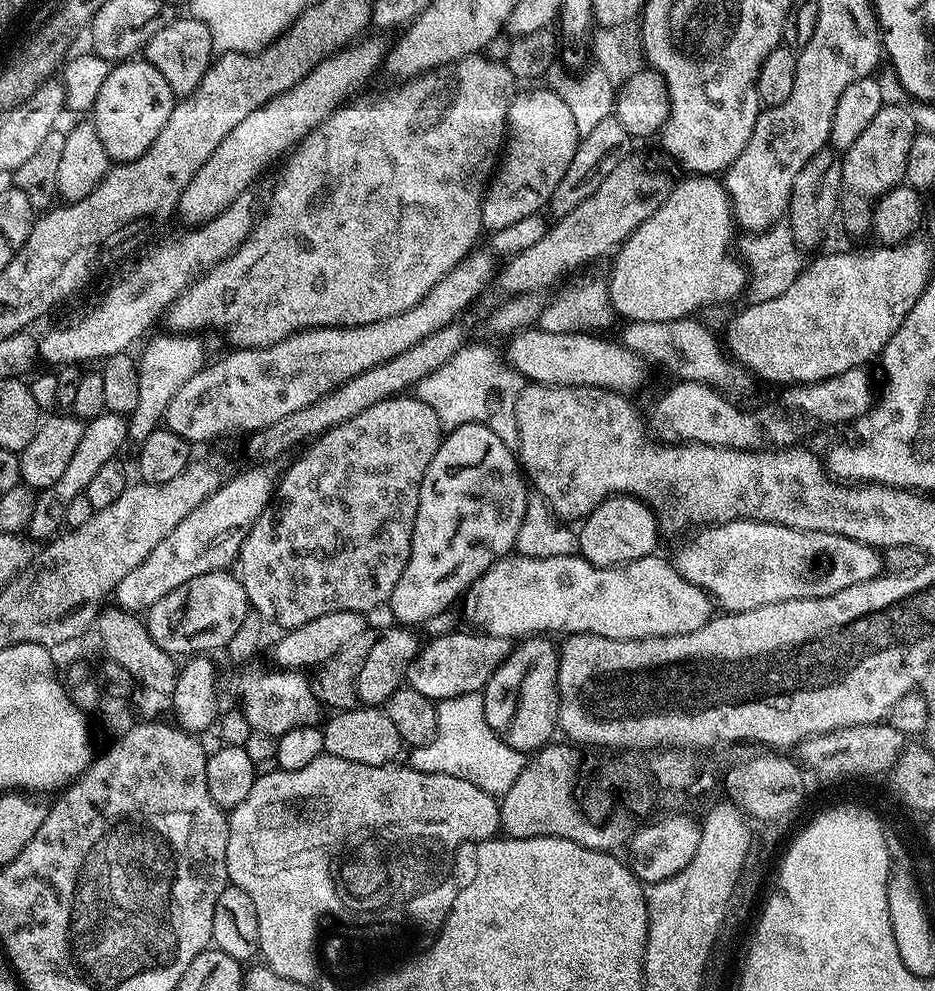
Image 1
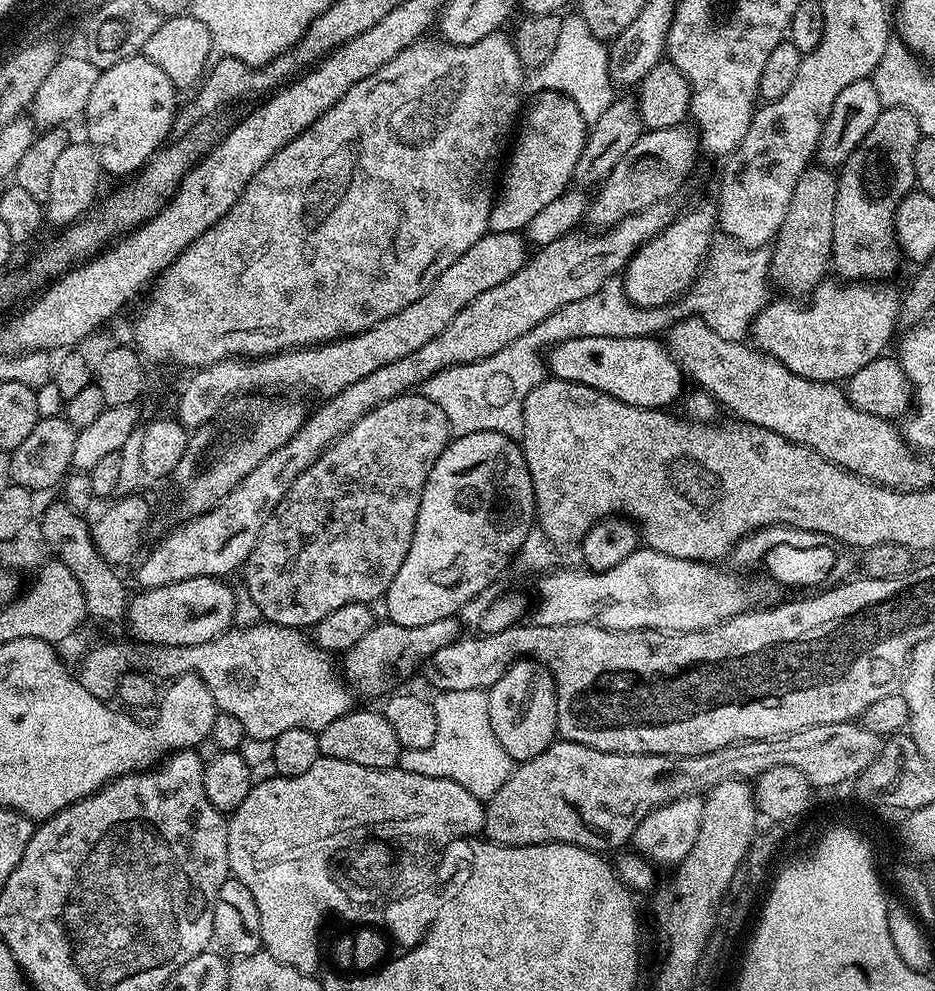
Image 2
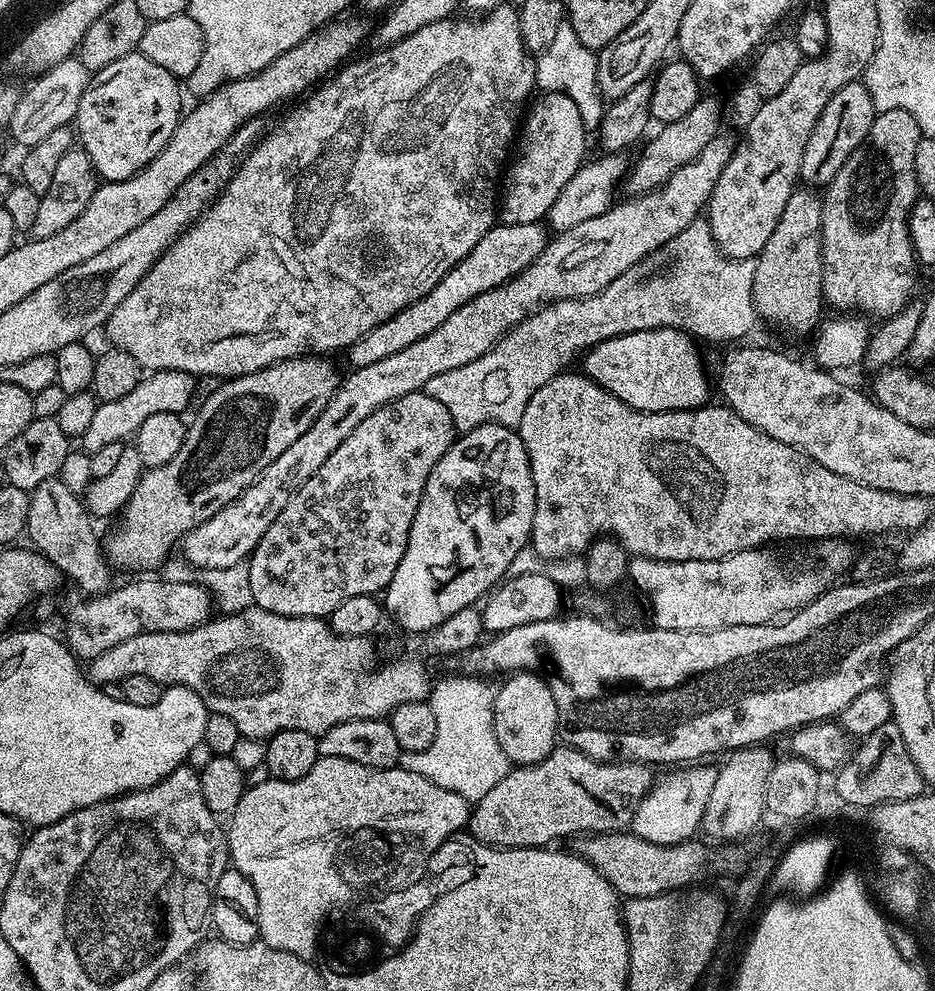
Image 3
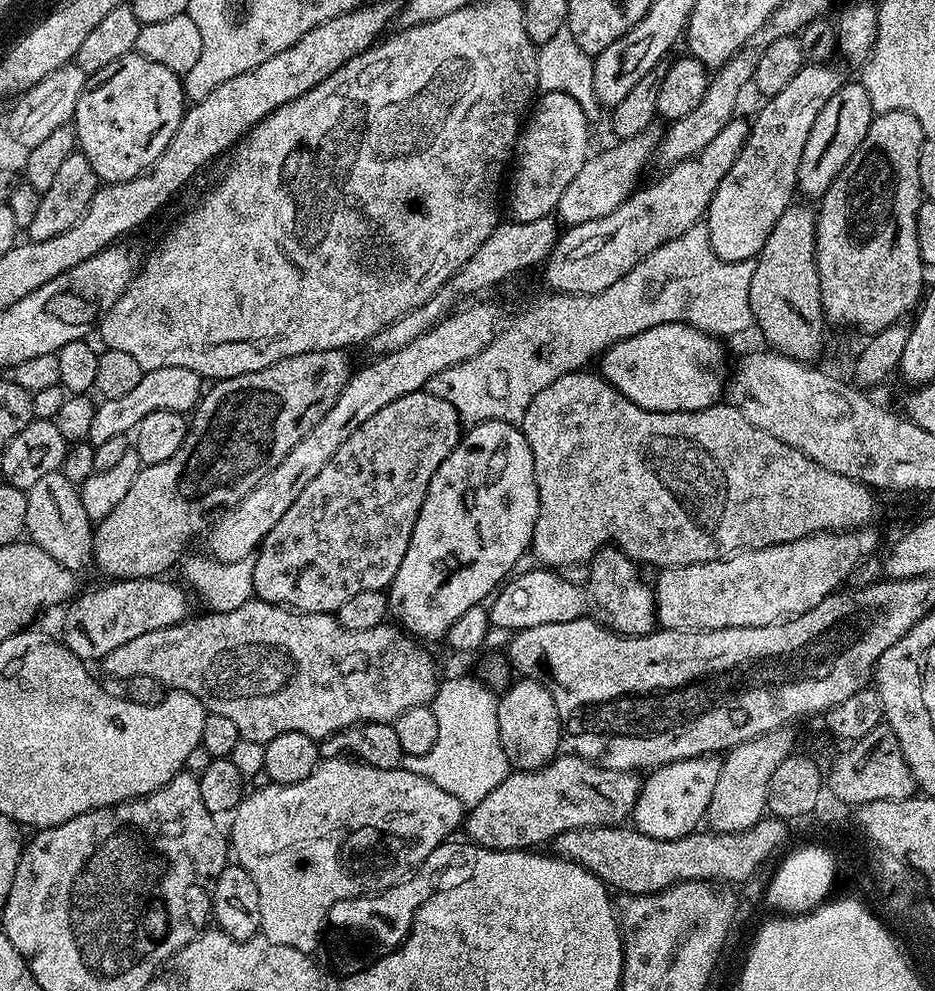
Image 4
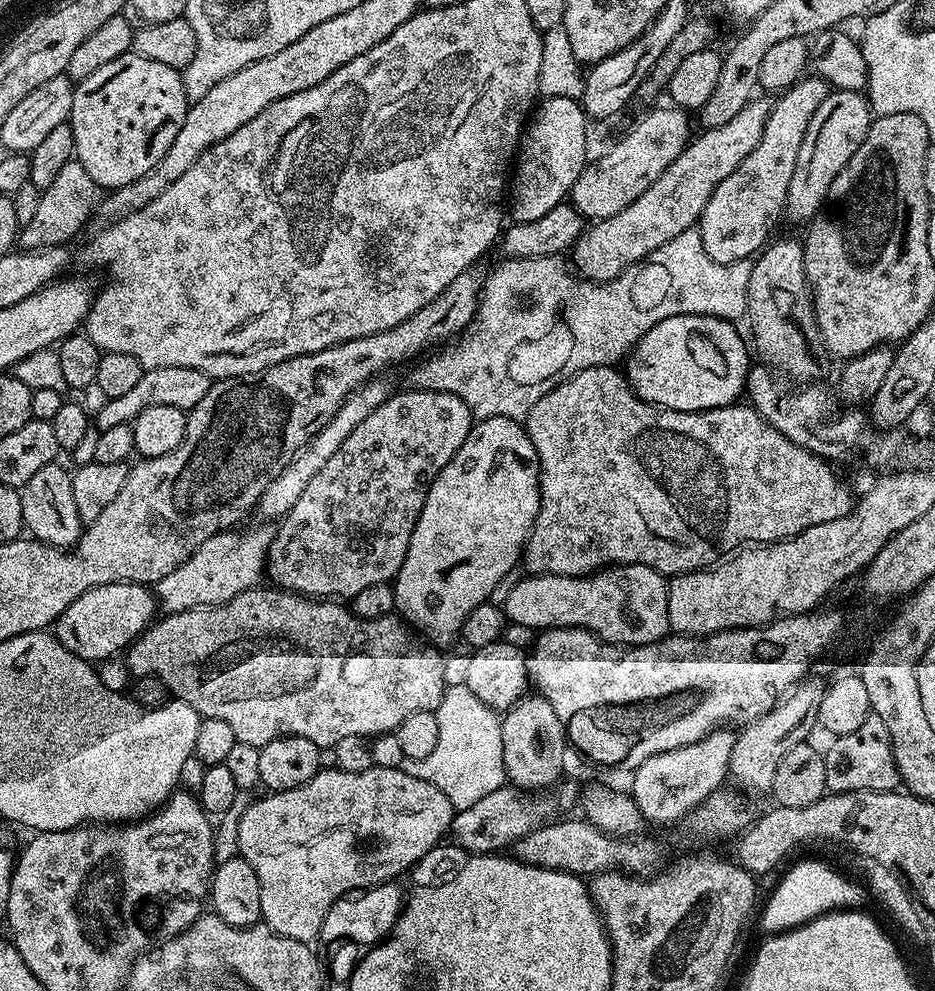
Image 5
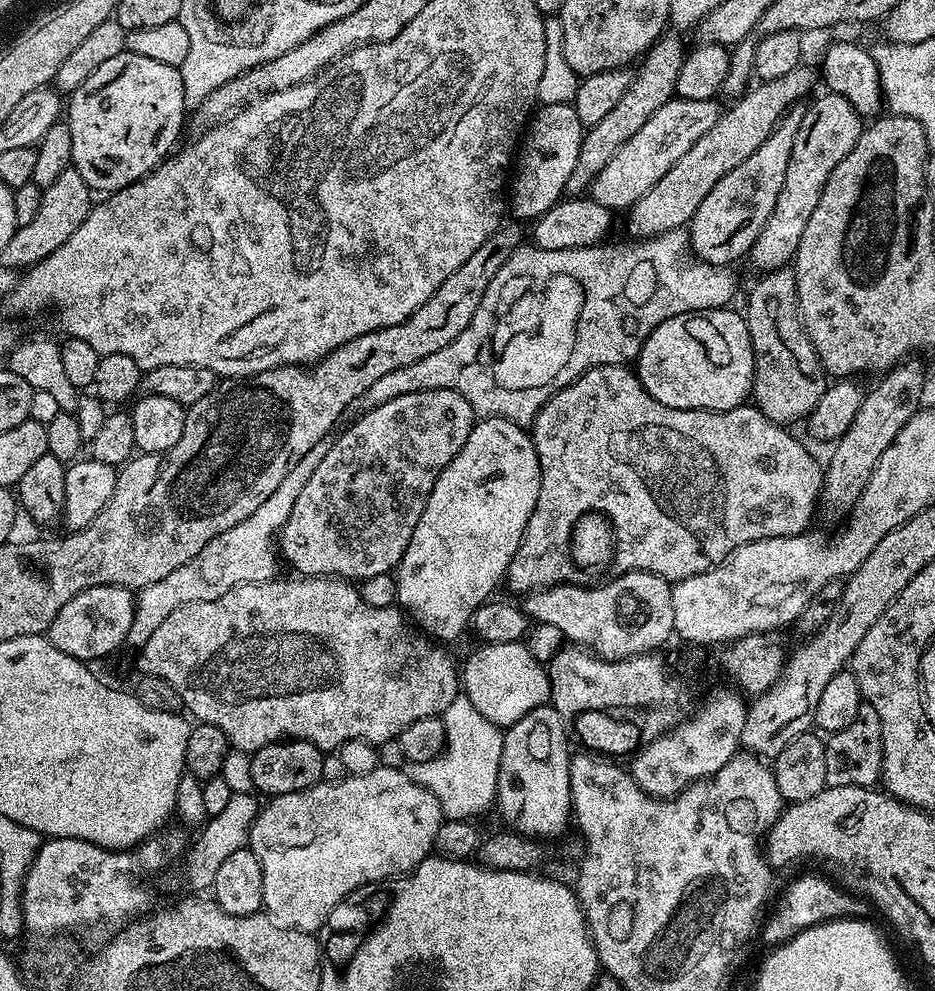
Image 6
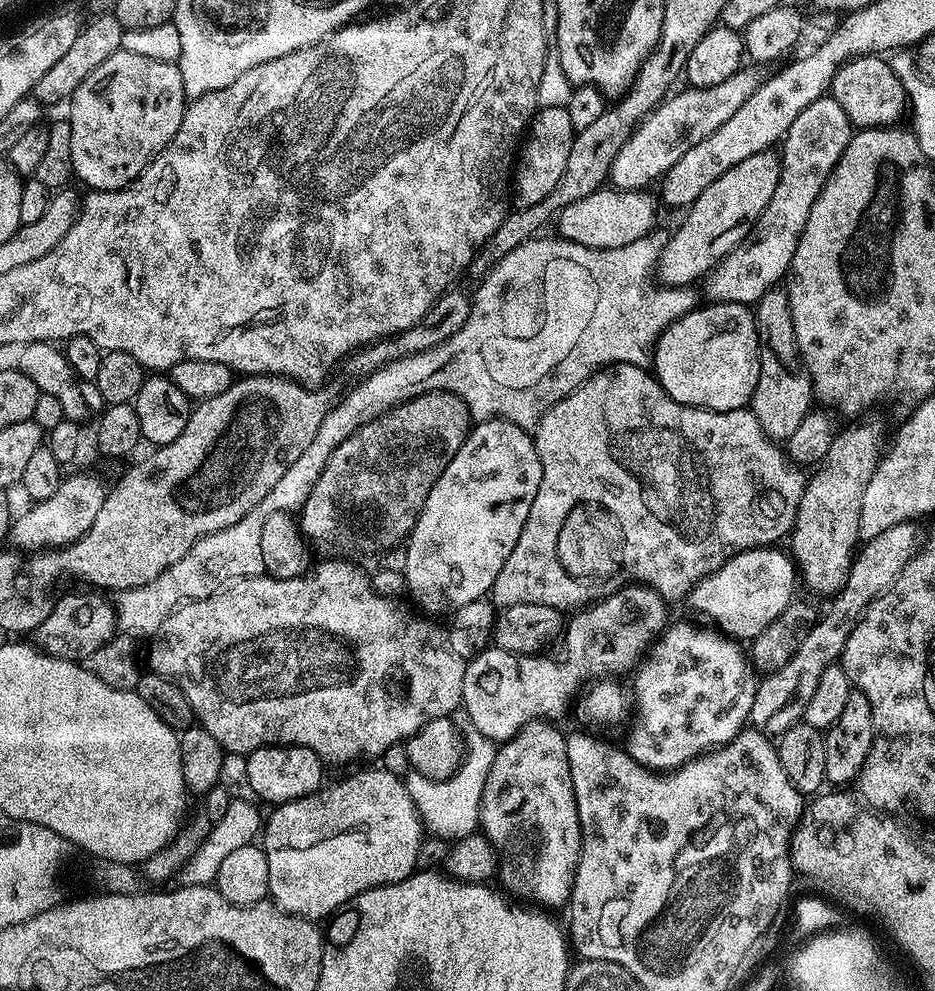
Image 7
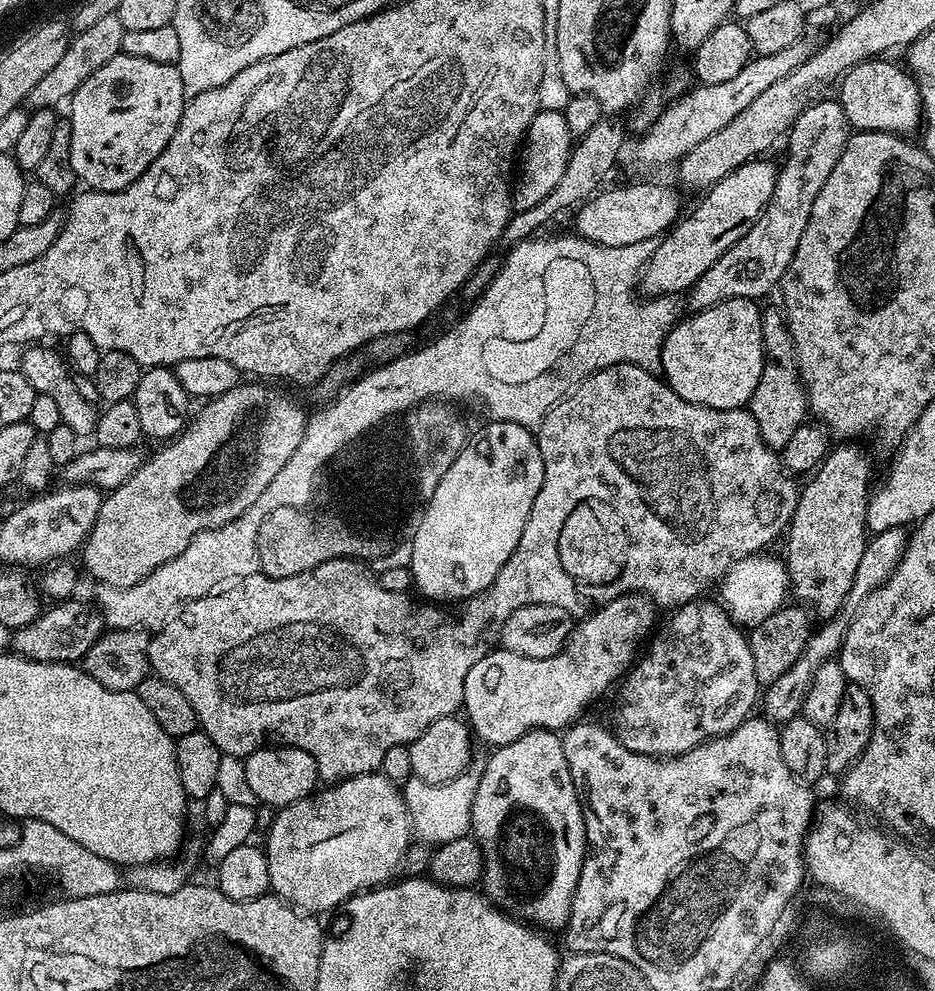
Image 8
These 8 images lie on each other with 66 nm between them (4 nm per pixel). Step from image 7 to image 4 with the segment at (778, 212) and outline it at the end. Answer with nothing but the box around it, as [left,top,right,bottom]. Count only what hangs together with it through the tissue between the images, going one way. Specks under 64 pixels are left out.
[796,82,873,202]

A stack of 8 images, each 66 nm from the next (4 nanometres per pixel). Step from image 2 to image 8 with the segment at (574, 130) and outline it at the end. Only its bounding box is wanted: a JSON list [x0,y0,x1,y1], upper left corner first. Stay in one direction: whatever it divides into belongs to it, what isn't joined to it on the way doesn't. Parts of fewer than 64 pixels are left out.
[512,108,574,212]

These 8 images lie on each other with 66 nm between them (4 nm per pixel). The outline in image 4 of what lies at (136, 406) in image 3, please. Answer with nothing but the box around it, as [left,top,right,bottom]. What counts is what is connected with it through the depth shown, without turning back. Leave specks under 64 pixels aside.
[87,366,205,446]

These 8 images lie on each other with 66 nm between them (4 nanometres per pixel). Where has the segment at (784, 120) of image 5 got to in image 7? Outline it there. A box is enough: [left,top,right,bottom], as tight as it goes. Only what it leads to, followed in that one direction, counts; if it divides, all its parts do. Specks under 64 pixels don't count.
[659,150,779,286]

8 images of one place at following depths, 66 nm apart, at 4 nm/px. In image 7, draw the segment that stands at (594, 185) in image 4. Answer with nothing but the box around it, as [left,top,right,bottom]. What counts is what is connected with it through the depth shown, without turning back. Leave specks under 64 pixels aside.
[609,68,757,191]

